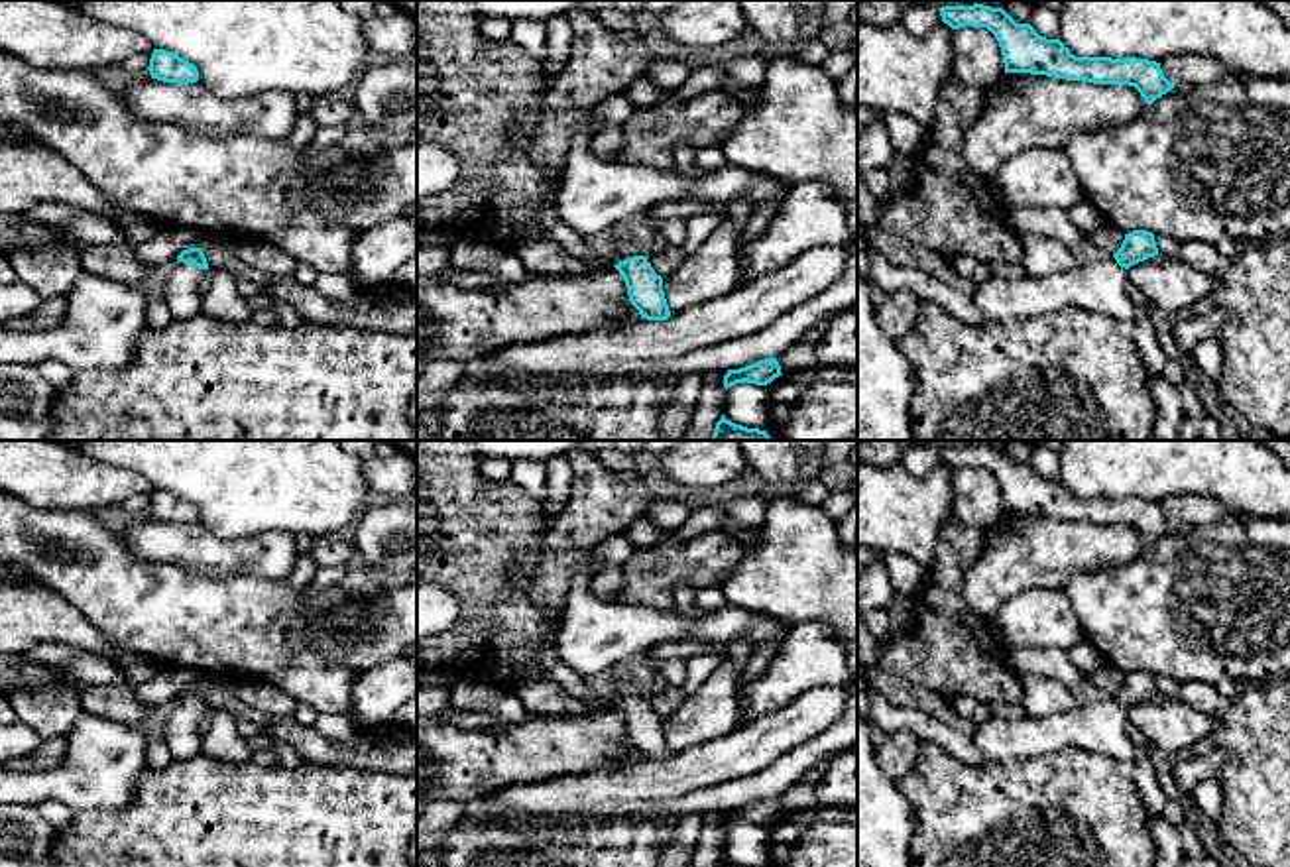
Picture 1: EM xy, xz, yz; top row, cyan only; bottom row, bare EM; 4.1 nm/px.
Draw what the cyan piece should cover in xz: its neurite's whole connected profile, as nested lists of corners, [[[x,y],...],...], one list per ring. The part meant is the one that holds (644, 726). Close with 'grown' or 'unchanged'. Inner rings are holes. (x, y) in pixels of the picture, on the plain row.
[[[621,665],[614,666],[610,700],[625,722],[631,745],[641,759],[667,761],[671,751],[663,731],[663,718],[655,714],[643,692],[645,688]]] | grown

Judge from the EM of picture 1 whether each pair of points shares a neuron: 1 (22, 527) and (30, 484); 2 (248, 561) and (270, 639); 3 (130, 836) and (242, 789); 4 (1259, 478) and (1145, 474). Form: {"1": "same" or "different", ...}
{"1": "different", "2": "different", "3": "same", "4": "same"}

